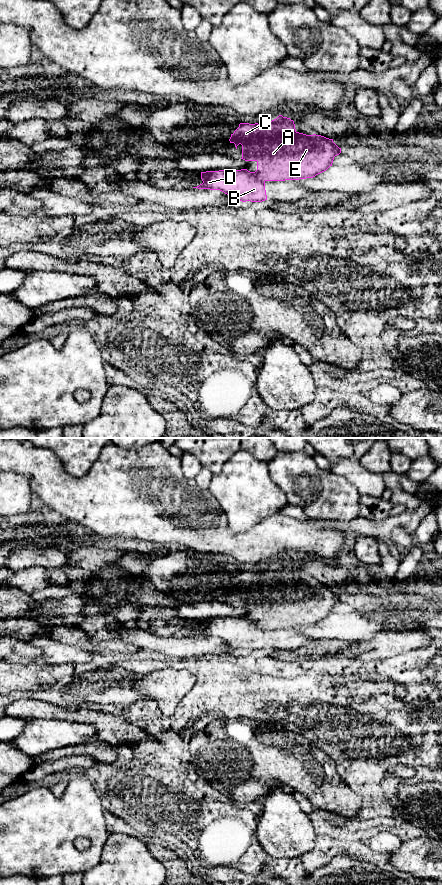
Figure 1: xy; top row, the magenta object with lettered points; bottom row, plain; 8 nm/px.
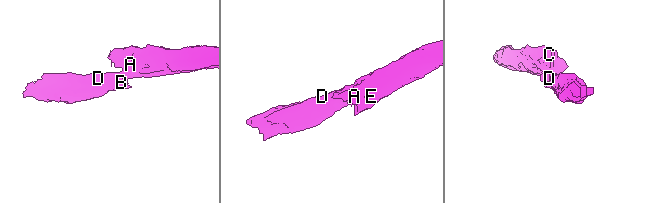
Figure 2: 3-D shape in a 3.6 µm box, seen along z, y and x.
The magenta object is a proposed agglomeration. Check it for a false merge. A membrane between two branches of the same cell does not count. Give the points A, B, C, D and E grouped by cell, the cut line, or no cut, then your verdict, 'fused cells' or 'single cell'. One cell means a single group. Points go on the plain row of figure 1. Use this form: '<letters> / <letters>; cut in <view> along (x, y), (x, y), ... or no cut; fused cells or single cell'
A C E / B D; cut in xy along (254, 620), (264, 630); fused cells

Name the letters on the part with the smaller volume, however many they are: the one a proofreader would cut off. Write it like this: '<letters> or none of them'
B, D

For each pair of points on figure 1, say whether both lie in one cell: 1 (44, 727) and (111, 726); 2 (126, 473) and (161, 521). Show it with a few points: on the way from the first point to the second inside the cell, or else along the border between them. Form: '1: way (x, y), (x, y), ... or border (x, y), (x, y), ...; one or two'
1: border (70, 720), (76, 723), (90, 723), (97, 738); two
2: way (133, 485), (155, 509); one

